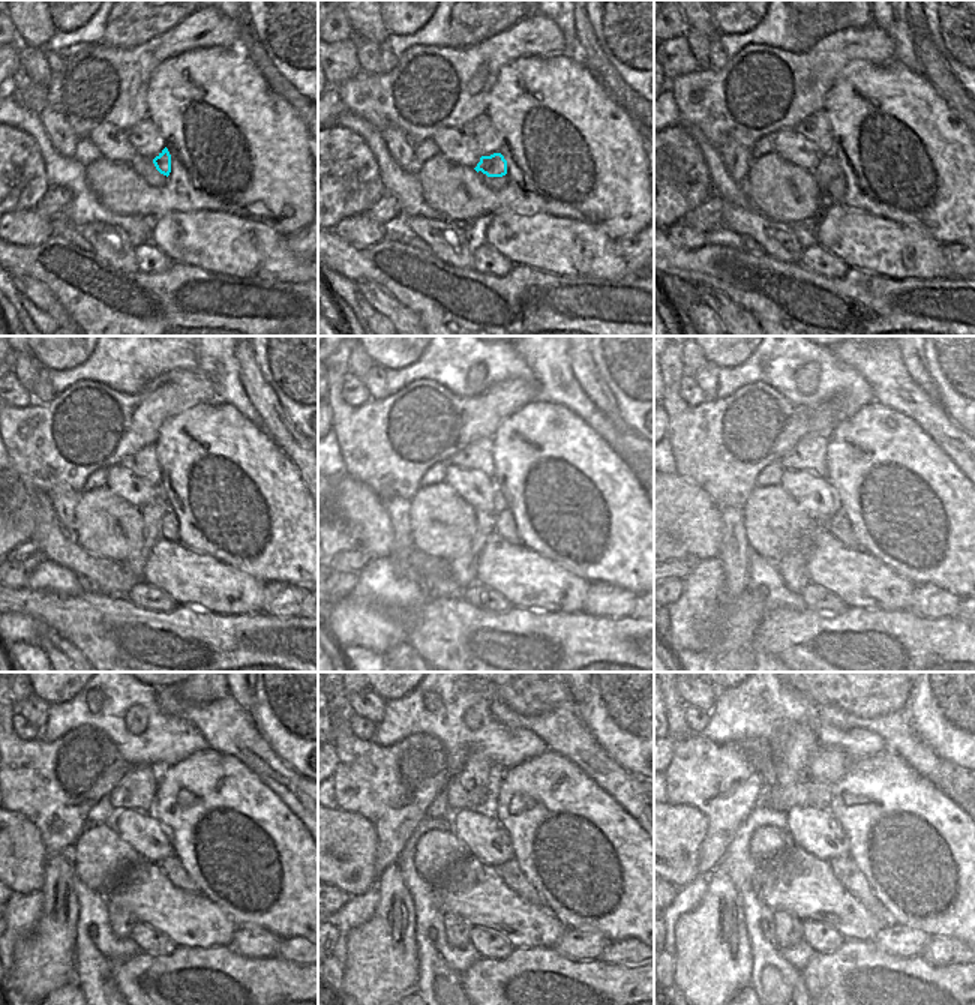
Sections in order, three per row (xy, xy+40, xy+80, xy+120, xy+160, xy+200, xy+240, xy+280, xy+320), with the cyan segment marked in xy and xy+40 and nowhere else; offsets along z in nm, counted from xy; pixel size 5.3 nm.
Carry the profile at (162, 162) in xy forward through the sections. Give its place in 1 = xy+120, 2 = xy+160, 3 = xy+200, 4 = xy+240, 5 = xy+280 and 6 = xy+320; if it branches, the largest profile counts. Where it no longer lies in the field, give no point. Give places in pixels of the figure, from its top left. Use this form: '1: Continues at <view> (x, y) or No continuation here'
1: Continues at xy+120 (152, 513)
2: Continues at xy+160 (462, 570)
3: Continues at xy+200 (792, 569)
4: Continues at xy+240 (122, 921)
5: Continues at xy+280 (456, 929)
6: Continues at xy+320 (788, 930)

